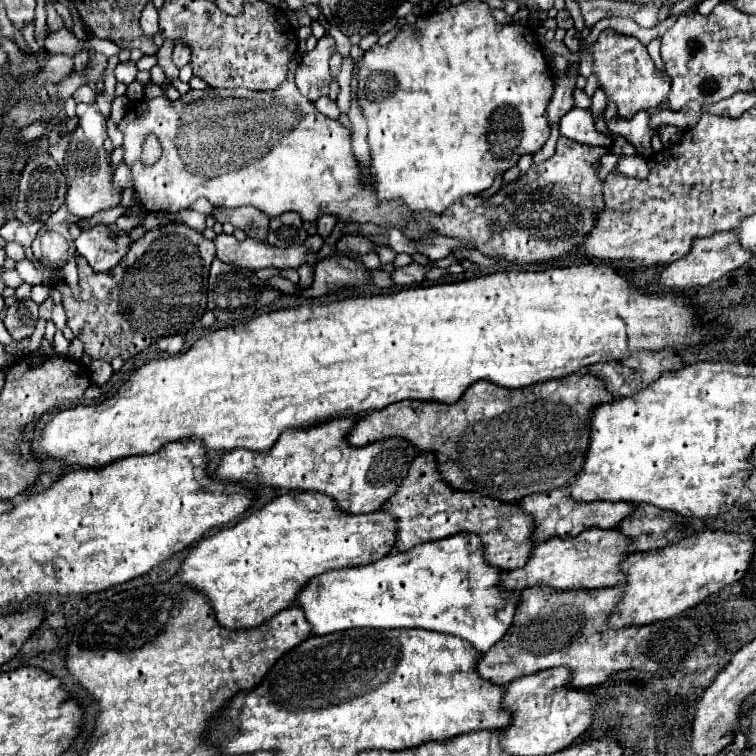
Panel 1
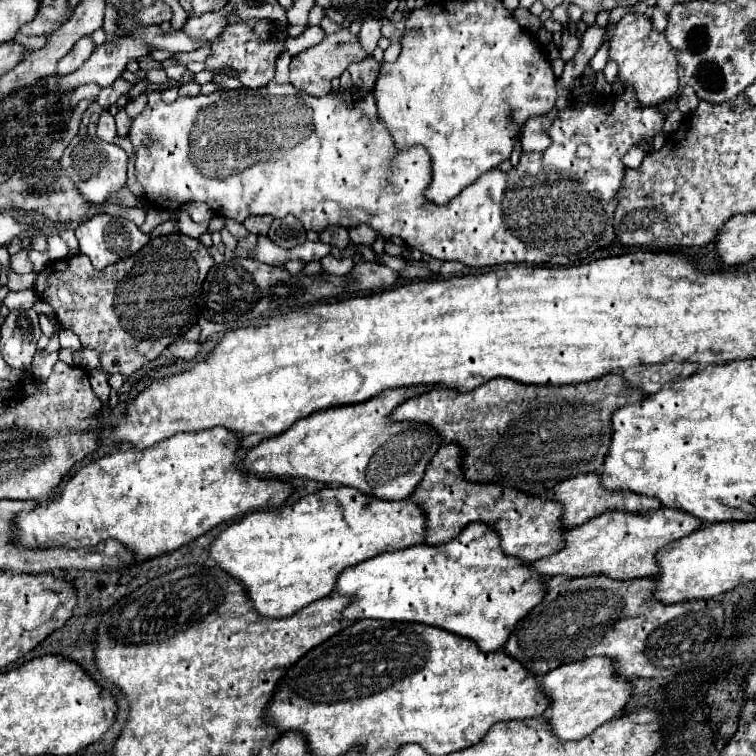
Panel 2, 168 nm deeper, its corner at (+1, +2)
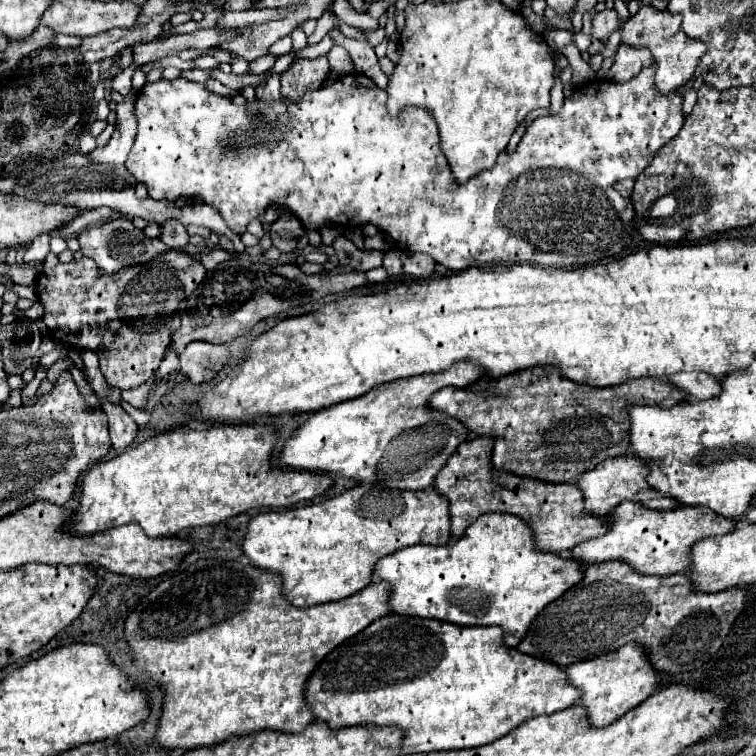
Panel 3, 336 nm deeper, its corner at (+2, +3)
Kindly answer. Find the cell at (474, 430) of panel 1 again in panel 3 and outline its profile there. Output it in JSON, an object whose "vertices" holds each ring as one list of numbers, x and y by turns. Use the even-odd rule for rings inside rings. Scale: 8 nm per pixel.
{"vertices":[[534,366,502,376,500,386,484,390,442,388,430,398,430,406,458,418,472,434,494,436,492,462,496,470,556,484,572,482,606,458,630,452,628,410,634,402,674,406,688,398,674,384,660,378,640,378,636,386,628,382,626,386,594,388,566,380,554,366]]}

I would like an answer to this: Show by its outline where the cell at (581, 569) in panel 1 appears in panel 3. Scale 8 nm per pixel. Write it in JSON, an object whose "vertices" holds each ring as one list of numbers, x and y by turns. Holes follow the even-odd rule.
{"vertices":[[634,500,622,502,616,508,612,520,614,522,610,530,604,536,582,542,580,546,572,548,570,556,586,564,622,560,640,574,668,576,676,572,686,572,690,568,690,552,698,540,710,536,724,536,736,528,734,520,726,520,724,516,710,512,710,508,680,506,676,510,648,510,644,504,638,504]]}

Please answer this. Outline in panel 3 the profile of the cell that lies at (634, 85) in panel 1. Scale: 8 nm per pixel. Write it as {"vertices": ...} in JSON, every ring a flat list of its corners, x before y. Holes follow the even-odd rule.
{"vertices":[[640,6,640,10,624,24,622,28,622,40,630,46,646,46,654,54,654,62,658,66,656,70,656,86,662,94,668,94,680,86,684,86,698,66,698,60,702,54,706,54,706,44,694,38,688,38,680,30,680,16,674,16,670,10,658,10,654,6]]}

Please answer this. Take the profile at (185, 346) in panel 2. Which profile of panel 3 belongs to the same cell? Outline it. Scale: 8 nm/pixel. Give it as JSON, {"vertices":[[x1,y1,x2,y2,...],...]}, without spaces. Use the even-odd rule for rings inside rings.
{"vertices":[[190,342,180,352,180,372,194,384,200,386,212,380,230,360,226,344]]}

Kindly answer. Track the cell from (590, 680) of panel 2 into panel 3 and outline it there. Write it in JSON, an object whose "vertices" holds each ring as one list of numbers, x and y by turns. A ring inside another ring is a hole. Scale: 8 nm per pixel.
{"vertices":[[626,644,626,648,618,648,618,652,608,652,606,656,596,656,592,660,572,664,566,668,566,674,570,684,582,690,580,704,588,708,590,724,596,728,612,724,628,710,644,702,662,684,660,672,650,668,650,660,642,656,642,648,638,648,638,644]]}

